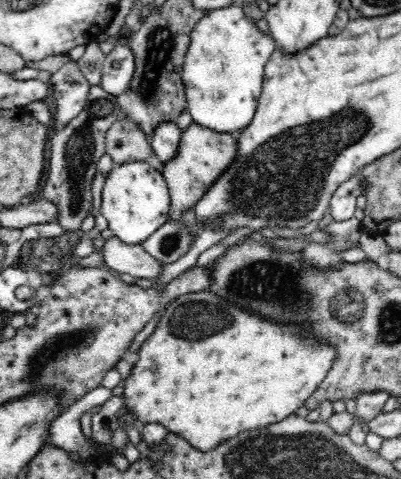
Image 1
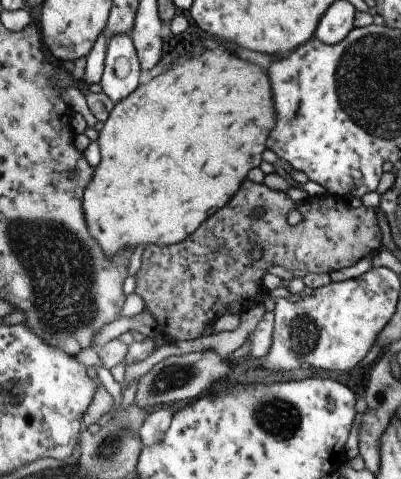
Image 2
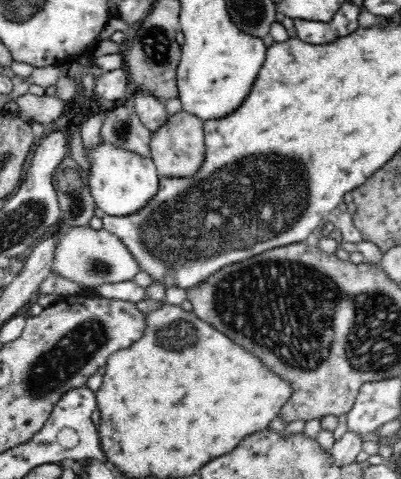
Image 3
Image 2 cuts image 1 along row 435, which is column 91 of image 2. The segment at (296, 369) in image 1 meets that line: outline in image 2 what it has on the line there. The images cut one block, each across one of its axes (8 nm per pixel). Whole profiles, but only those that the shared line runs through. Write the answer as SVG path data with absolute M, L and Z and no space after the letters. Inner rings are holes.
M221 46L215 50L205 50L201 56L191 58L185 64L175 66L173 70L167 70L167 72L155 76L151 82L135 88L127 98L123 98L121 102L117 102L113 106L113 110L109 112L107 120L103 122L103 126L99 130L99 136L95 142L99 146L101 160L93 168L91 180L85 186L83 198L81 198L81 210L83 210L83 220L87 226L87 232L89 232L91 240L99 244L101 256L107 262L111 262L111 260L115 260L115 256L119 256L119 252L133 252L133 248L137 248L137 246L173 246L173 244L187 240L187 236L191 236L203 224L203 220L207 220L227 200L231 200L231 196L241 188L241 182L245 180L247 170L257 168L261 164L261 152L265 148L263 142L265 142L271 126L273 126L273 108L271 108L271 92L269 92L265 74L255 64L249 64L249 62L229 56Z

